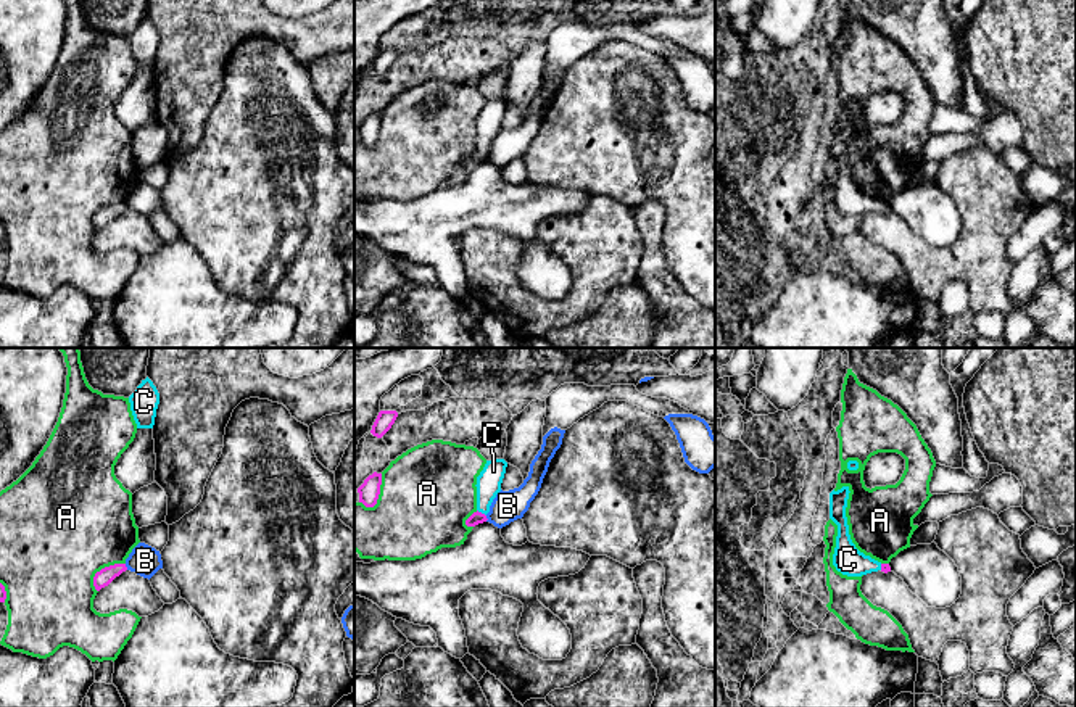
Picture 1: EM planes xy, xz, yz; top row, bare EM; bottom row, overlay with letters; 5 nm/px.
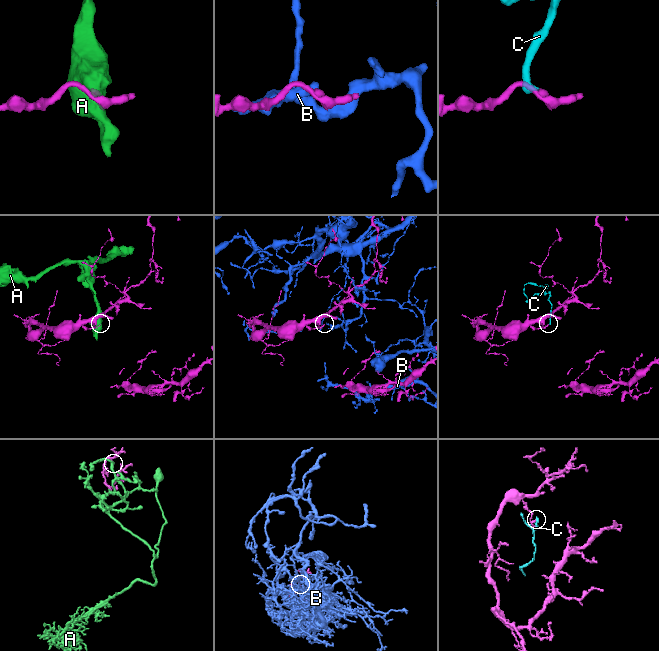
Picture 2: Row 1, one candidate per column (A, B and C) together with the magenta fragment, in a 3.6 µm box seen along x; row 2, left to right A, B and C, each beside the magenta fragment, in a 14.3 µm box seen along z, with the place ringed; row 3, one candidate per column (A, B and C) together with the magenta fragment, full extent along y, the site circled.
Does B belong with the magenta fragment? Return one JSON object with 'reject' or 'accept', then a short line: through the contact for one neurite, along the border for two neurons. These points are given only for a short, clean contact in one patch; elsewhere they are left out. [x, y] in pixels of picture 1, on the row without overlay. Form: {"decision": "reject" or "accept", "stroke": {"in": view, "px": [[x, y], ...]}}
{"decision": "reject"}

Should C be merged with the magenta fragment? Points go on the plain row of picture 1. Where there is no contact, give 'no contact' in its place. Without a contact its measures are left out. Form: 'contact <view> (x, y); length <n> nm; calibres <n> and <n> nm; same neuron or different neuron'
contact xz (480, 152); length 60 nm; calibres 70 and 130 nm; same neuron

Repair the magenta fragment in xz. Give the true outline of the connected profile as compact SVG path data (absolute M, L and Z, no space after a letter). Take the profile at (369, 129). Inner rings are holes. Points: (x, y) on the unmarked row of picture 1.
M374 111L369 114L364 122L358 127L359 142L366 147L374 147L377 143L382 124L382 113Z

